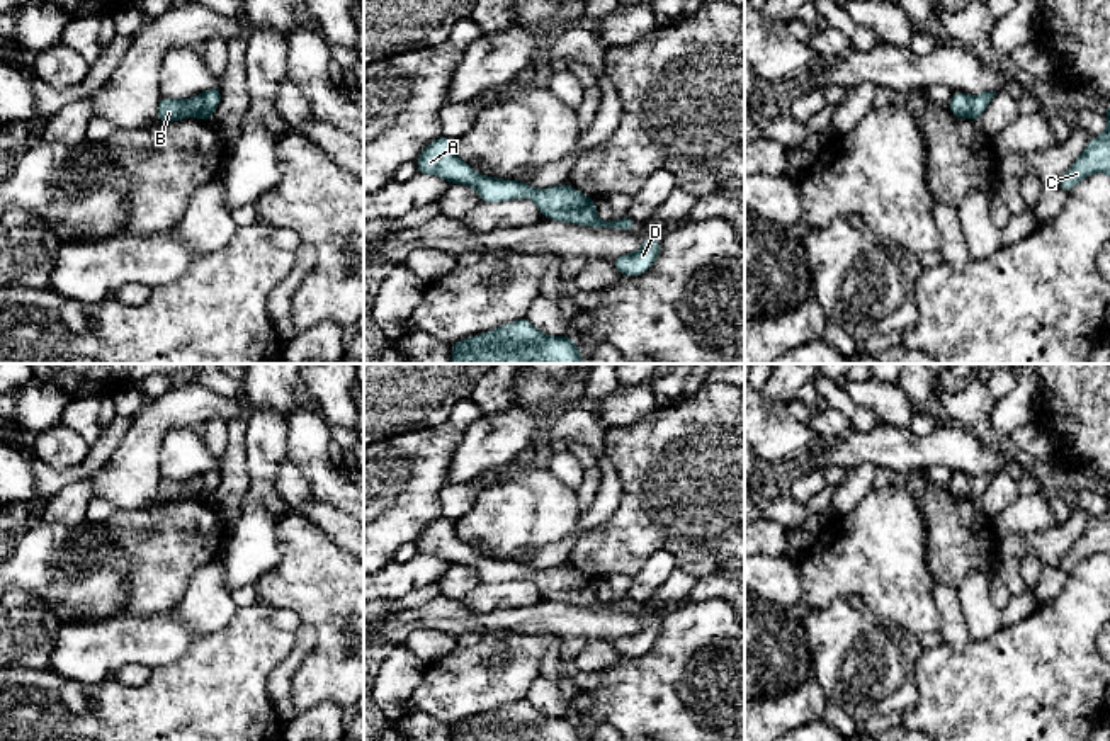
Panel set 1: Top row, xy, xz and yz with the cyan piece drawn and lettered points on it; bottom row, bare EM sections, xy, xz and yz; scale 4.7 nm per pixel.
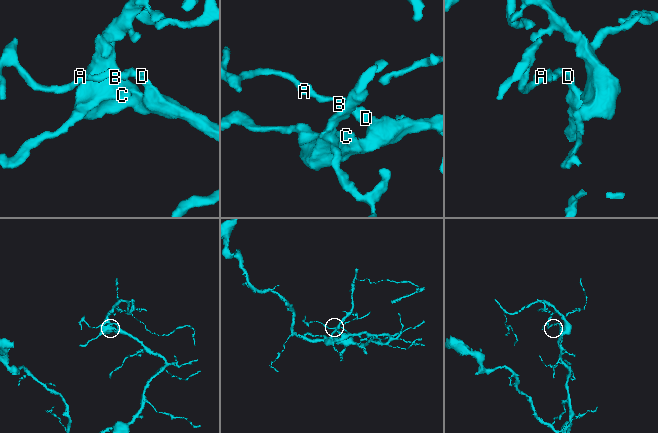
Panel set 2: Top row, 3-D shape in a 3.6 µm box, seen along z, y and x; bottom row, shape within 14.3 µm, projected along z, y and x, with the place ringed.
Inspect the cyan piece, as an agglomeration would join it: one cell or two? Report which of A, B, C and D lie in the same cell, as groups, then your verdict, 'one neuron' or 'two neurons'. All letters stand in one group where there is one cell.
groups A B C D; one neuron

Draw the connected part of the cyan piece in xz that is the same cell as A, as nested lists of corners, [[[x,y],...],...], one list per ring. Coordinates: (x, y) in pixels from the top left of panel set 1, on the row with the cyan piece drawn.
[[[445,136],[428,143],[418,161],[418,173],[437,175],[449,184],[473,187],[481,202],[503,202],[527,197],[534,201],[542,214],[552,221],[585,224],[588,228],[636,229],[636,223],[624,216],[615,221],[600,221],[595,201],[566,182],[561,185],[535,189],[518,180],[503,180],[476,173],[469,163],[457,158],[456,141]]]

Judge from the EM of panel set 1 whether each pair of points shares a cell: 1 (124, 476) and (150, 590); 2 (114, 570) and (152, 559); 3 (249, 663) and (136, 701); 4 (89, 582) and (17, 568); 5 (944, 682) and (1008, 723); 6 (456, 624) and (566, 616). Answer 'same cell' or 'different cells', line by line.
1: different cells
2: different cells
3: same cell
4: same cell
5: same cell
6: same cell

